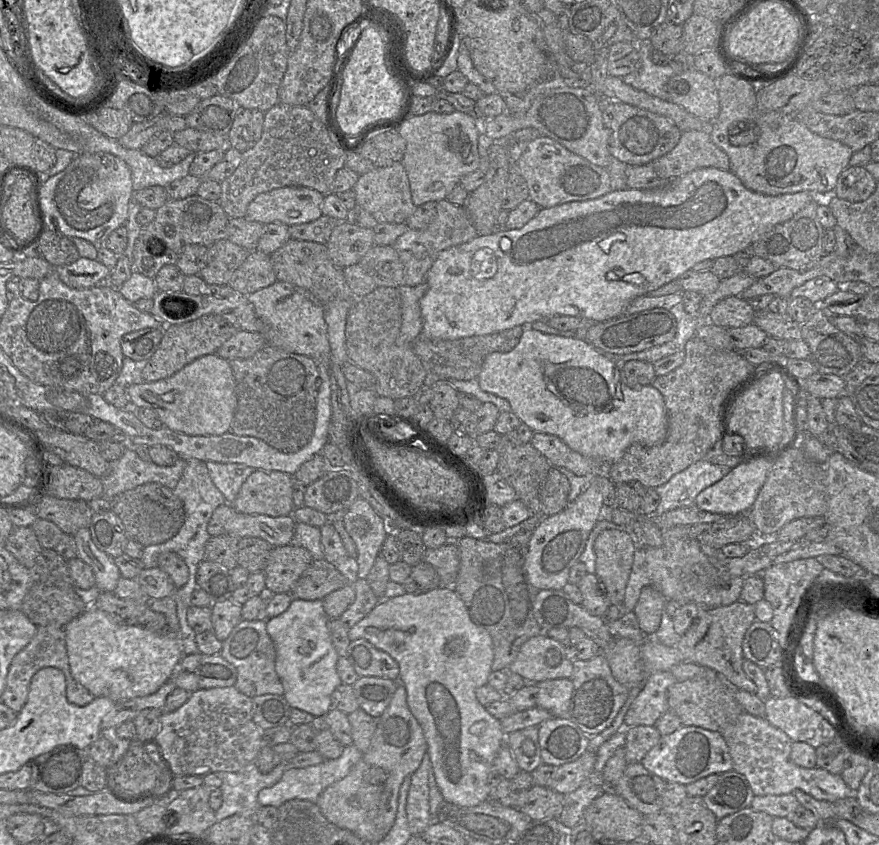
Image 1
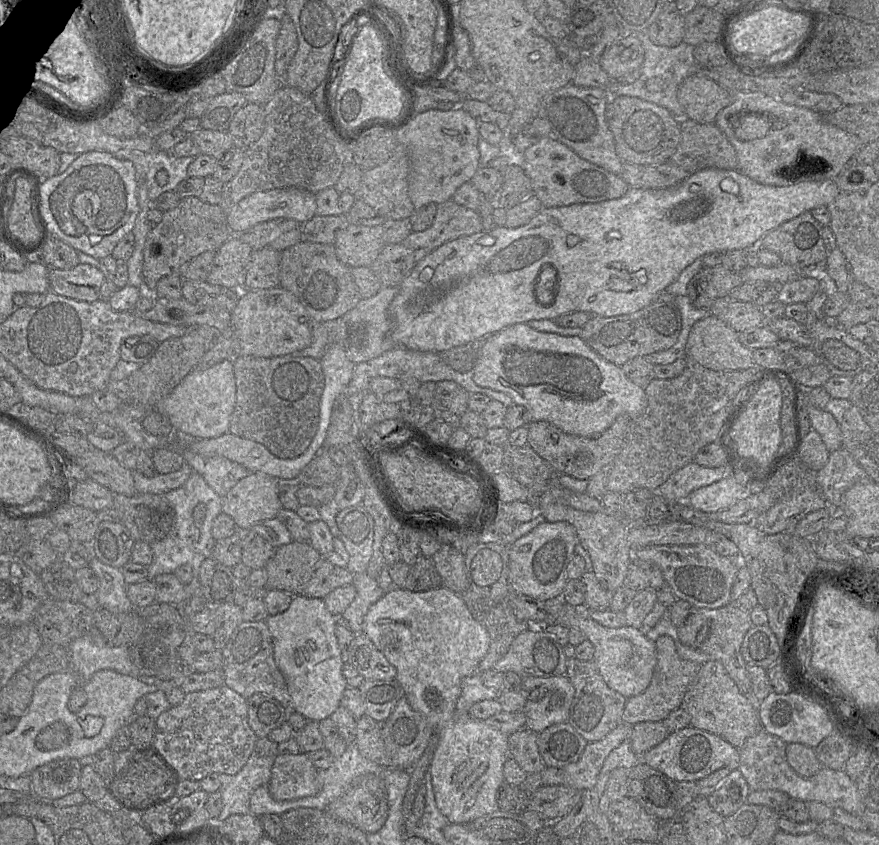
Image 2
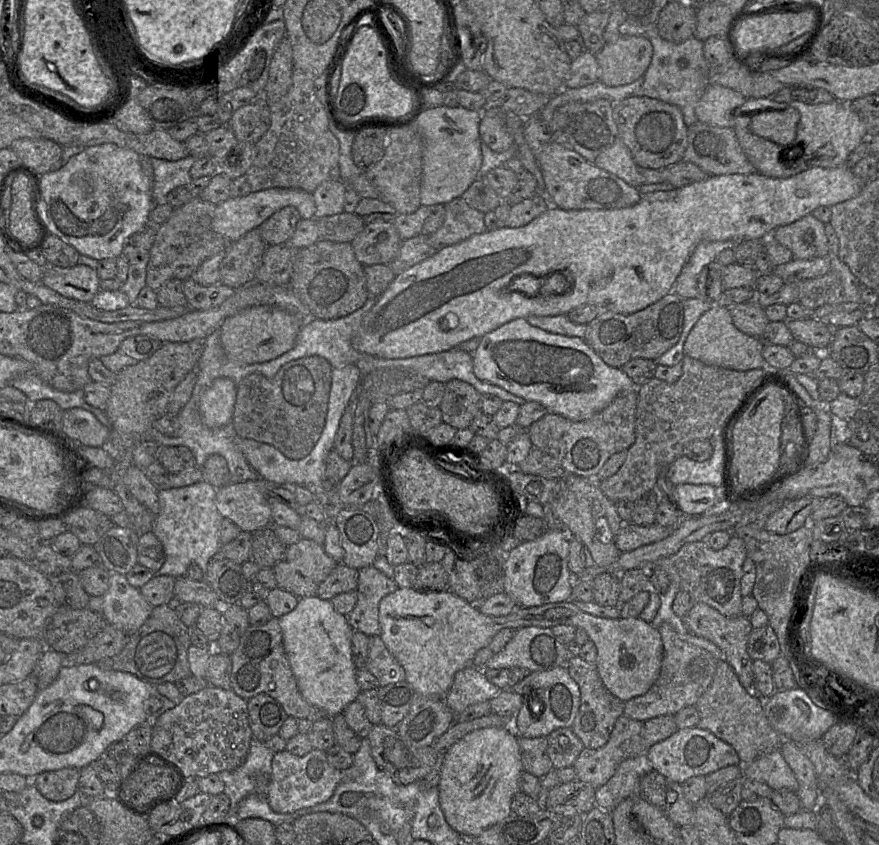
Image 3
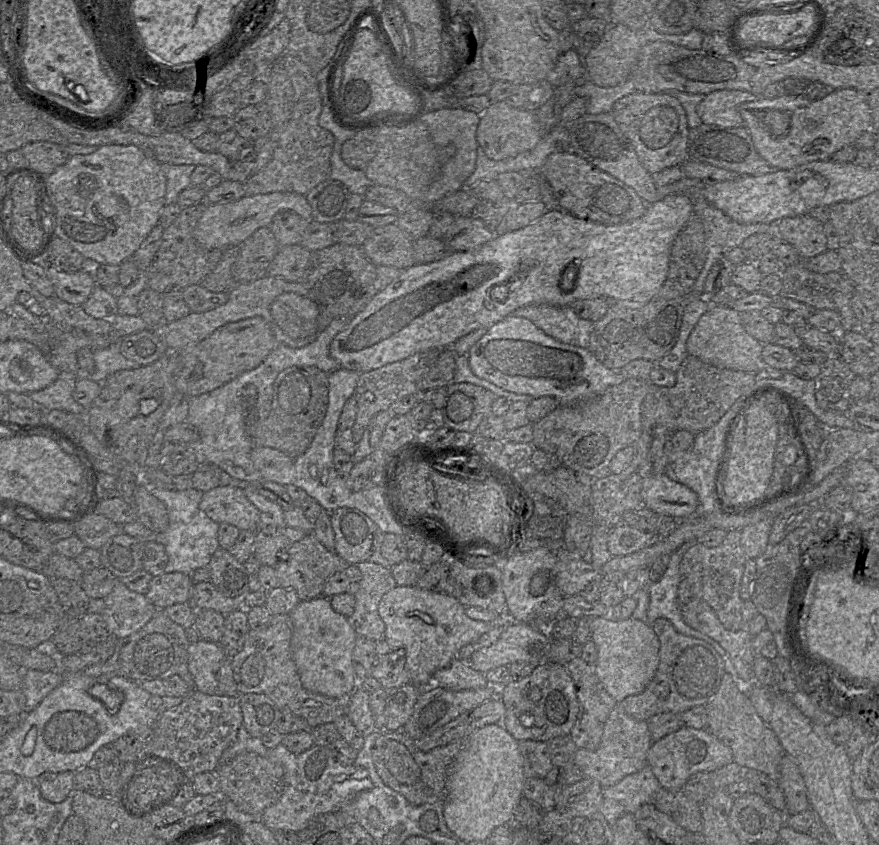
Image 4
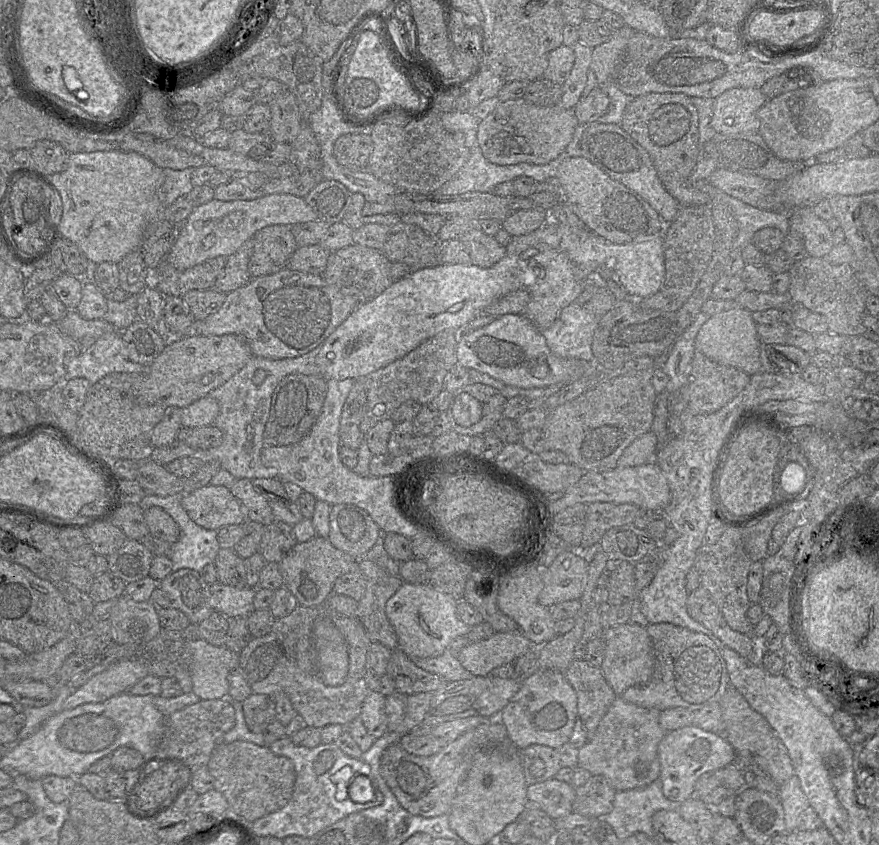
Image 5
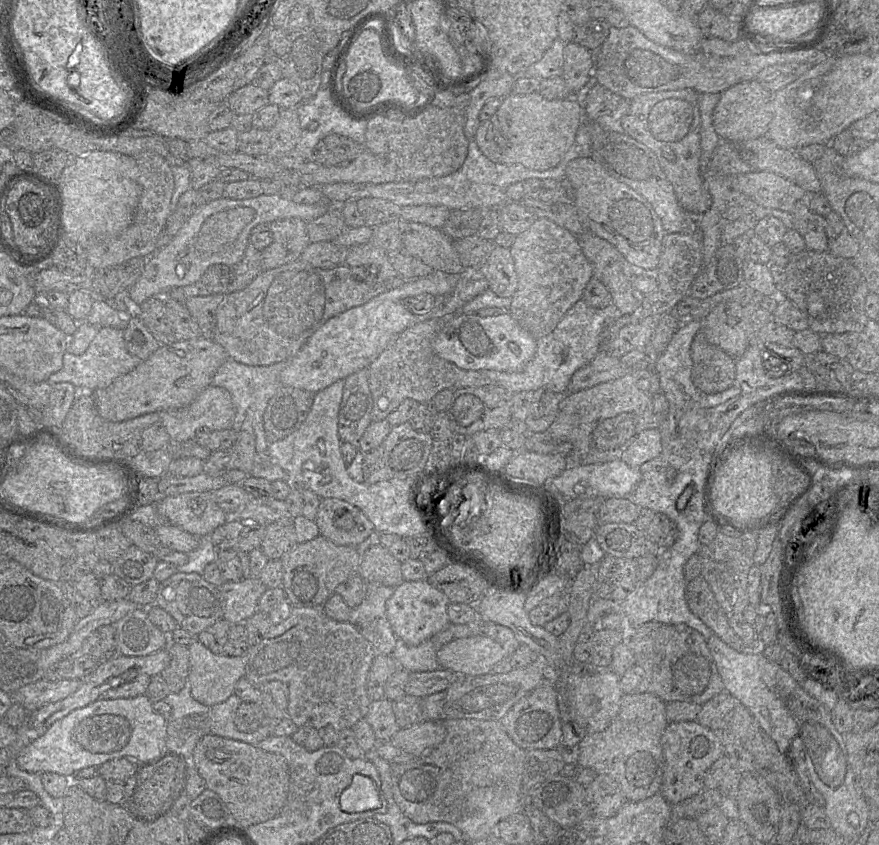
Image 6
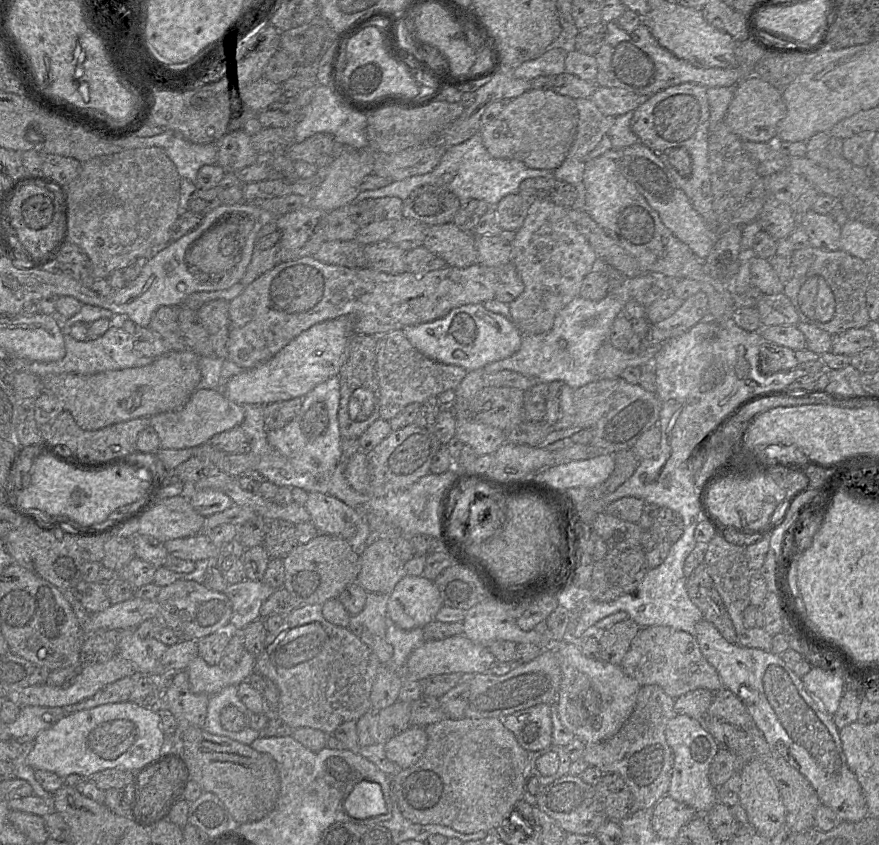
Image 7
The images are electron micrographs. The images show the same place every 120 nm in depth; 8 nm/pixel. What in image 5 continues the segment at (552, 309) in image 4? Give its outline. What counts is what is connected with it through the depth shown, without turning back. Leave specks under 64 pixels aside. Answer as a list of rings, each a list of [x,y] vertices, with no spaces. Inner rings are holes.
[[[573,302],[561,311],[552,326],[540,331],[553,354],[594,361],[592,341],[600,318]]]

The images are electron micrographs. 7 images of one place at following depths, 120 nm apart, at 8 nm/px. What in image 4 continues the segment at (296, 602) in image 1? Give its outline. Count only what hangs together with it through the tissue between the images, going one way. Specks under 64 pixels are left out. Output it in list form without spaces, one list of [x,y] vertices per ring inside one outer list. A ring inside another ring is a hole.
[[[328,597],[299,601],[289,613],[292,636],[291,653],[302,686],[313,693],[338,698],[351,695],[358,686],[352,662],[357,634],[348,617],[336,612]]]

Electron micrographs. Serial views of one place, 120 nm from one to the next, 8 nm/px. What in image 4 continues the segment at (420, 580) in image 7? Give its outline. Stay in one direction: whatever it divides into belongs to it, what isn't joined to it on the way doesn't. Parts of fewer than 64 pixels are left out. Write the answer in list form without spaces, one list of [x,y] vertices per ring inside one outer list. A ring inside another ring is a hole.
[[[397,585],[382,597],[378,610],[385,624],[384,640],[394,649],[404,651],[411,684],[419,688],[425,688],[431,684],[436,671],[447,667],[457,657],[457,653],[462,647],[476,642],[495,624],[494,622],[477,621],[469,618],[465,613],[465,607],[452,595],[428,591],[417,585]]]

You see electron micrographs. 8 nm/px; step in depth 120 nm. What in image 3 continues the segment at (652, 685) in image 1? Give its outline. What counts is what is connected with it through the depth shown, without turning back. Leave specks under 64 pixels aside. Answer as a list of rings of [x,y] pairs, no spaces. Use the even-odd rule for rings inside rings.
[[[664,622],[658,630],[664,646],[660,675],[647,693],[624,703],[623,714],[641,722],[658,716],[675,715],[684,707],[695,706],[711,684],[718,666],[718,659],[713,654],[682,640],[671,624]]]

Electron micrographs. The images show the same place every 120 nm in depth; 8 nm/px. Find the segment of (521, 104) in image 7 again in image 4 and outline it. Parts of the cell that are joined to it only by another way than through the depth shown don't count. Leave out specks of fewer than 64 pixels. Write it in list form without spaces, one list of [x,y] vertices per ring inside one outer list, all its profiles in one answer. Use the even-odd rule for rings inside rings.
[[[507,101],[491,102],[479,117],[476,140],[485,155],[494,161],[502,161],[533,149],[546,130],[540,125],[534,111],[513,107]]]

